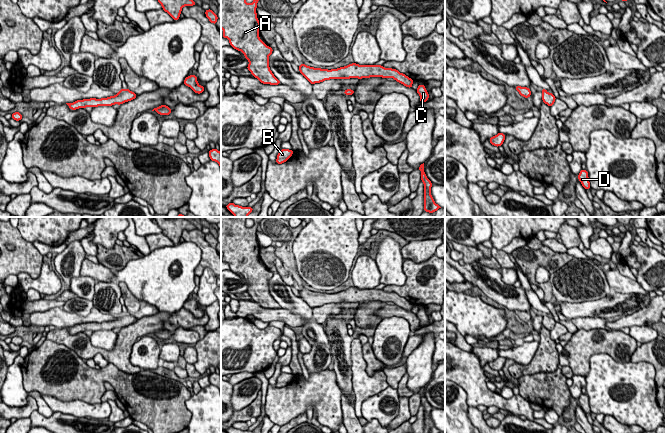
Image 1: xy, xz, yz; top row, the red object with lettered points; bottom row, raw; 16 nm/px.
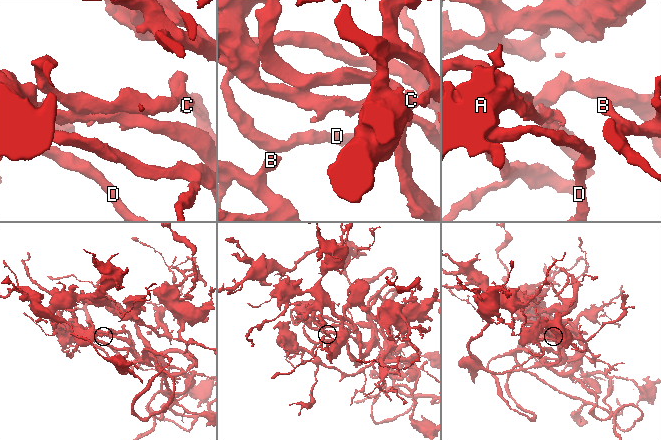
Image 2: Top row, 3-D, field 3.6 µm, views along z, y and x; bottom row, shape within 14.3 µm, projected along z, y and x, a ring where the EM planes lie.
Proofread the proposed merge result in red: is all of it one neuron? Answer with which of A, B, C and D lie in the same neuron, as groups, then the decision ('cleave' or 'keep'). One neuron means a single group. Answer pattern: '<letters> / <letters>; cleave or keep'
A B C D; keep

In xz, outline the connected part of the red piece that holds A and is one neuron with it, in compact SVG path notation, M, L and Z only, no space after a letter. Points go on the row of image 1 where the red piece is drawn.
M221 0L222 37L229 40L231 47L243 52L253 77L263 84L278 85L281 82L270 70L268 61L273 48L259 37L258 1L248 4L246 0Z

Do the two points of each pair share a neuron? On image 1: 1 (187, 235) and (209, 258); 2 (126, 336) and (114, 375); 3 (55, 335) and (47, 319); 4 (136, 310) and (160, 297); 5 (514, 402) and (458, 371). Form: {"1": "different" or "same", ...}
{"1": "same", "2": "different", "3": "different", "4": "different", "5": "same"}

